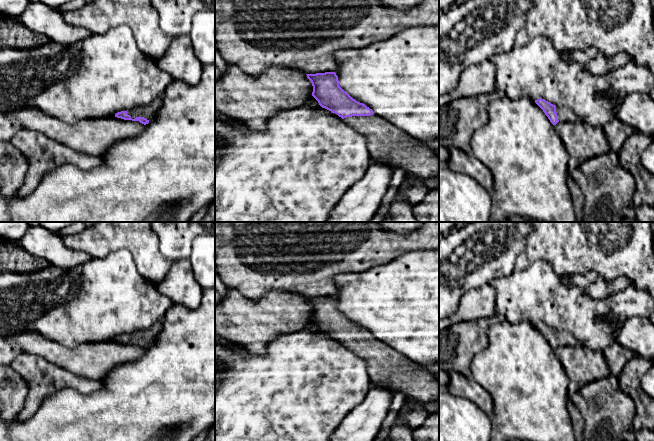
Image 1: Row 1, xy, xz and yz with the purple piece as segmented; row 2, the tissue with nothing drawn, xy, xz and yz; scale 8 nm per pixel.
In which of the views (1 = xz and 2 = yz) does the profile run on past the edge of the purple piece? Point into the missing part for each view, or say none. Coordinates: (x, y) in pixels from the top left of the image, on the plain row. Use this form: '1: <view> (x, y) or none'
1: xz (388, 368)
2: yz (564, 338)

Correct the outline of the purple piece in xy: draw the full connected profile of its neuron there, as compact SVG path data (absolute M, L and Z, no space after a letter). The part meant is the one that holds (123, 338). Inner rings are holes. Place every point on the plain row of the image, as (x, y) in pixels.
M162 322L154 323L149 329L138 331L133 334L121 335L115 338L115 341L124 344L139 345L146 349L155 342L157 335L162 330Z

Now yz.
M542 322L535 324L535 327L543 334L553 349L556 349L559 345L575 346L580 344L580 341L567 331L556 331Z

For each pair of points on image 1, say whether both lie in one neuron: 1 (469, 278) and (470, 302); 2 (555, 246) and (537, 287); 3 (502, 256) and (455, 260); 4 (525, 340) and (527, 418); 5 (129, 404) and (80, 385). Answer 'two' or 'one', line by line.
1: two
2: two
3: one
4: one
5: two

